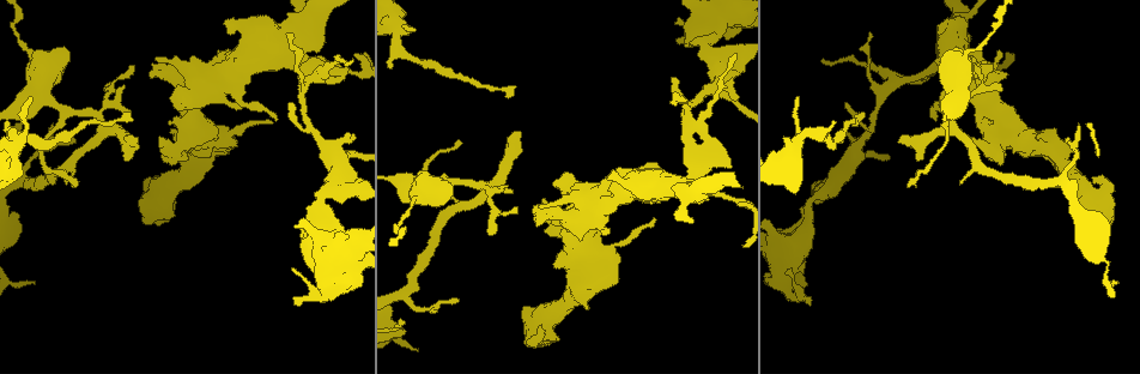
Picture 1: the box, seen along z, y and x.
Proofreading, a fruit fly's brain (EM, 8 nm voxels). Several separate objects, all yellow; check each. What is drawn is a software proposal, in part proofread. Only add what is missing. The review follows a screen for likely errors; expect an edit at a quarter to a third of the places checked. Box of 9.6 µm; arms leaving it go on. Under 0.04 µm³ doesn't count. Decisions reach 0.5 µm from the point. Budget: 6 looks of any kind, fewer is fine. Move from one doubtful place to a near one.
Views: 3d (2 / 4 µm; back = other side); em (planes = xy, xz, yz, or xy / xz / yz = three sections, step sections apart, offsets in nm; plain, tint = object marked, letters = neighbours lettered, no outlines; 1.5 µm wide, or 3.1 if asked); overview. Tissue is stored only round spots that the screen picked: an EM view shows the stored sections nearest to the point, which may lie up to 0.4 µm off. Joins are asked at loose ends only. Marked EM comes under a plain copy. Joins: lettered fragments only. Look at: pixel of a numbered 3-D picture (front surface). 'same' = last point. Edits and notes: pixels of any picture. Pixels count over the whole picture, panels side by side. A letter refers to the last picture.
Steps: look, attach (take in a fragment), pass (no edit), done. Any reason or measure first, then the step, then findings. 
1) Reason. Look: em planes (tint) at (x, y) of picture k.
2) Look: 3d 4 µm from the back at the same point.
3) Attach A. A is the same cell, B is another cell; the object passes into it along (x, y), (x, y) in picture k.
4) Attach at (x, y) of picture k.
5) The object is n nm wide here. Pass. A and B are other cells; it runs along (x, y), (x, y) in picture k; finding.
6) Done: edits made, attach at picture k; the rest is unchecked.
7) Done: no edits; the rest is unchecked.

Tapers out. Look: 3d 4 µm at (288, 33) of picture 1.

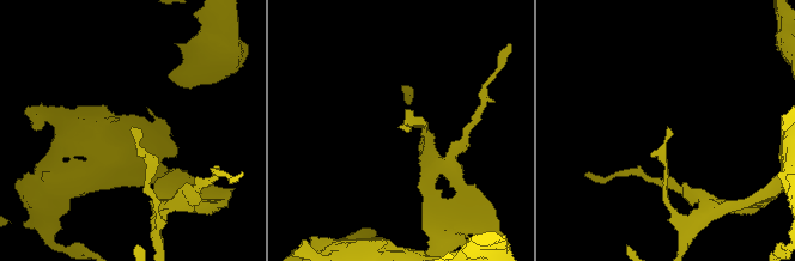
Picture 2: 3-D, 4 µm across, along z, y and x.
Need the tissue. Look: em xy step 4 (letters) at (132, 128) of picture 2.

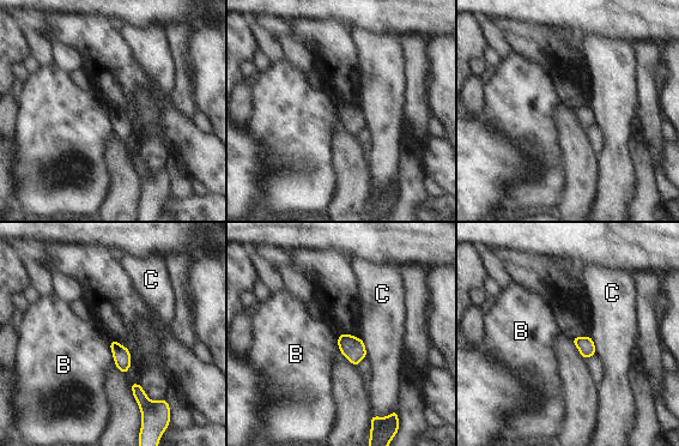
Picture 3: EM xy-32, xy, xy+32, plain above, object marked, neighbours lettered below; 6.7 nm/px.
Cut it another way. Look: em planes (letters) at the same point.

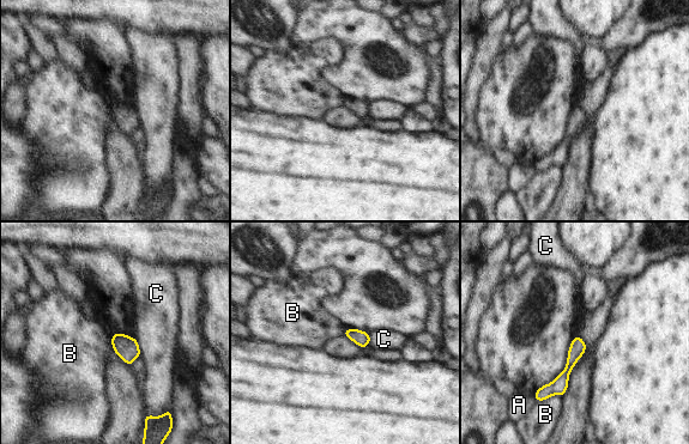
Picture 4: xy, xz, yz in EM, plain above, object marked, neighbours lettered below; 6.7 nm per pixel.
Pass. A, B and C are other cells; no lettered fragment goes on from it.

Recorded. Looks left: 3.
Thin end. Look: em planes (letters) at (740, 205) of picture 1.

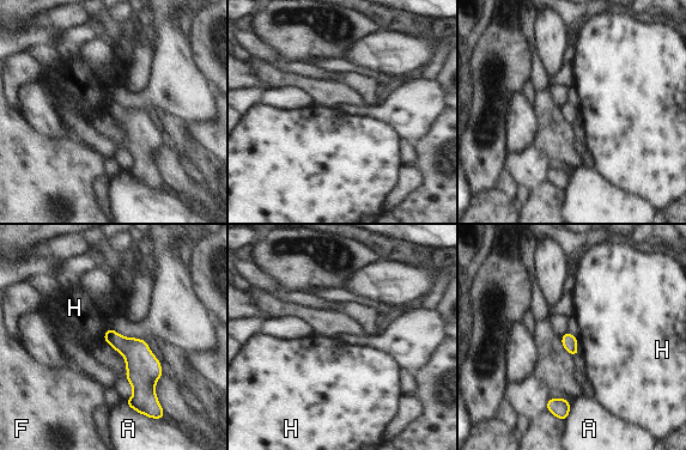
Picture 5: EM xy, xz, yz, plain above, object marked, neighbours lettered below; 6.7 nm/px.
Pass. A, F and H are other cells; a border runs along (108, 327), (103, 336), (104, 340) in picture 5; none of them fits.

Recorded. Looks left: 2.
Tapers out. Look: em xy step 8 (tint) at (1116, 281) of picture 1.

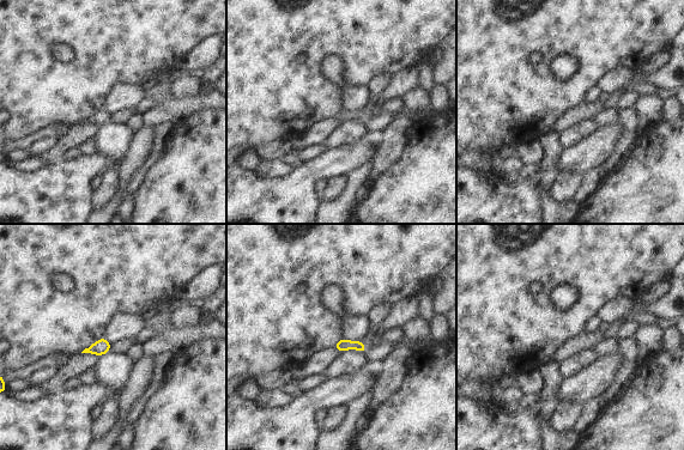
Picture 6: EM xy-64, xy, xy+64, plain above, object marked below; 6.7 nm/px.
Look: em planes (letters) at the same point.

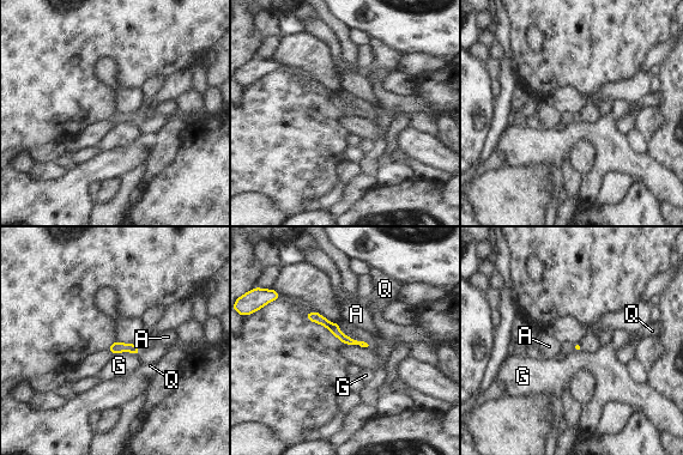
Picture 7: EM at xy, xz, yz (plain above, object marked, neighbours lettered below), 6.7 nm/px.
The longest contact is with G, 170 nm. Pass. A, G and Q are other cells; no lettered fragment goes on from it.

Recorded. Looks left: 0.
Done: no edits; the rest is unchecked.

